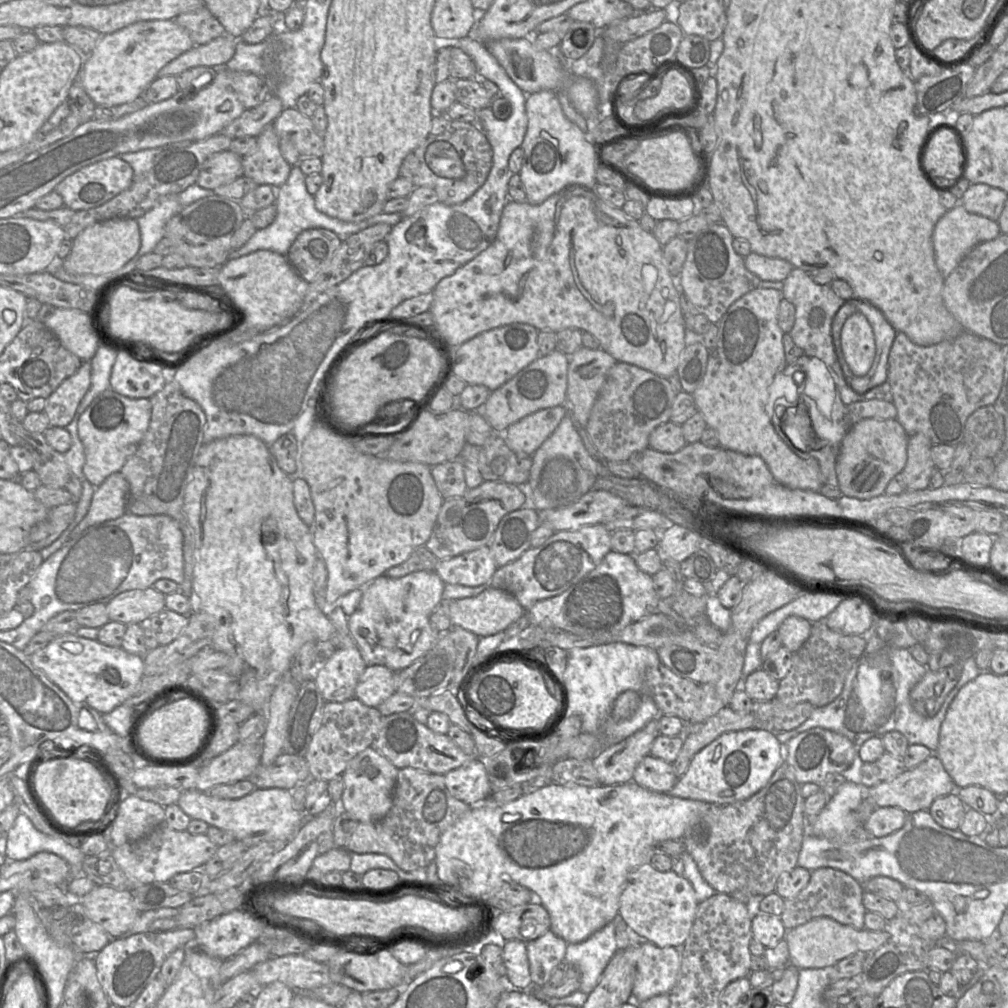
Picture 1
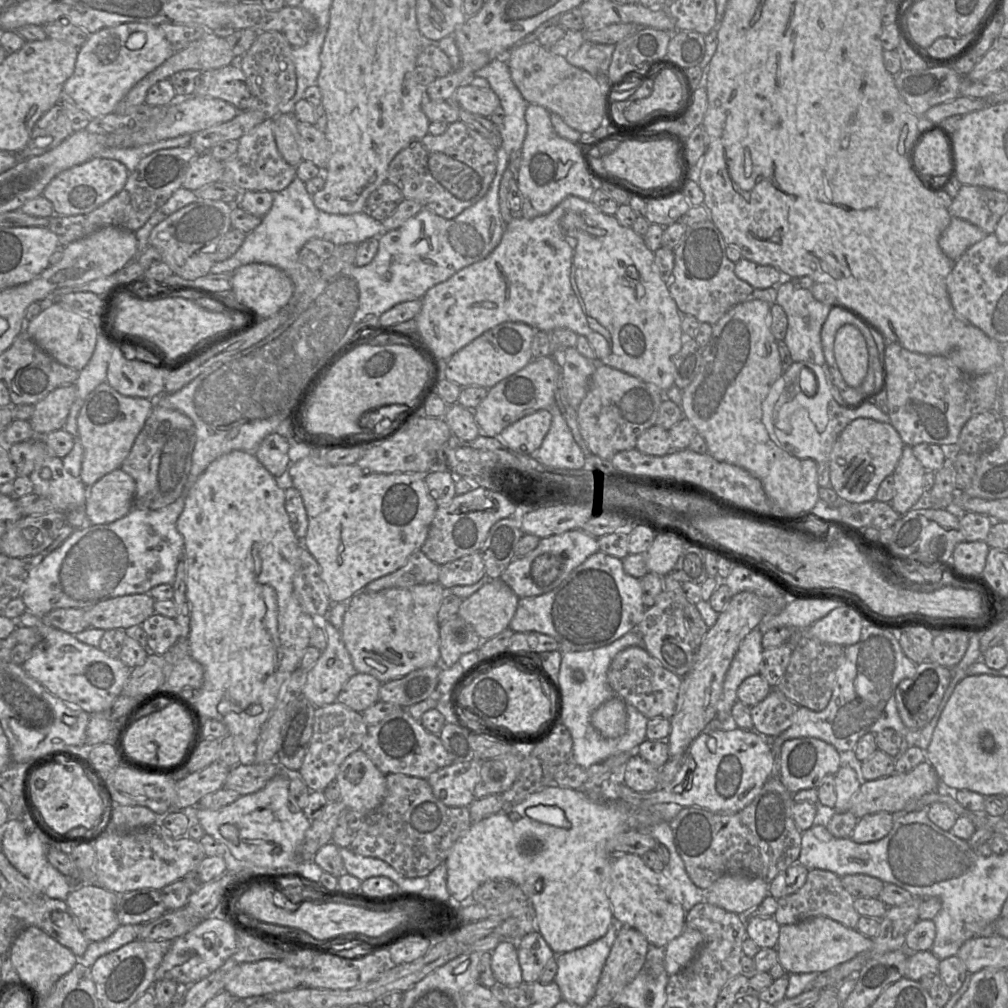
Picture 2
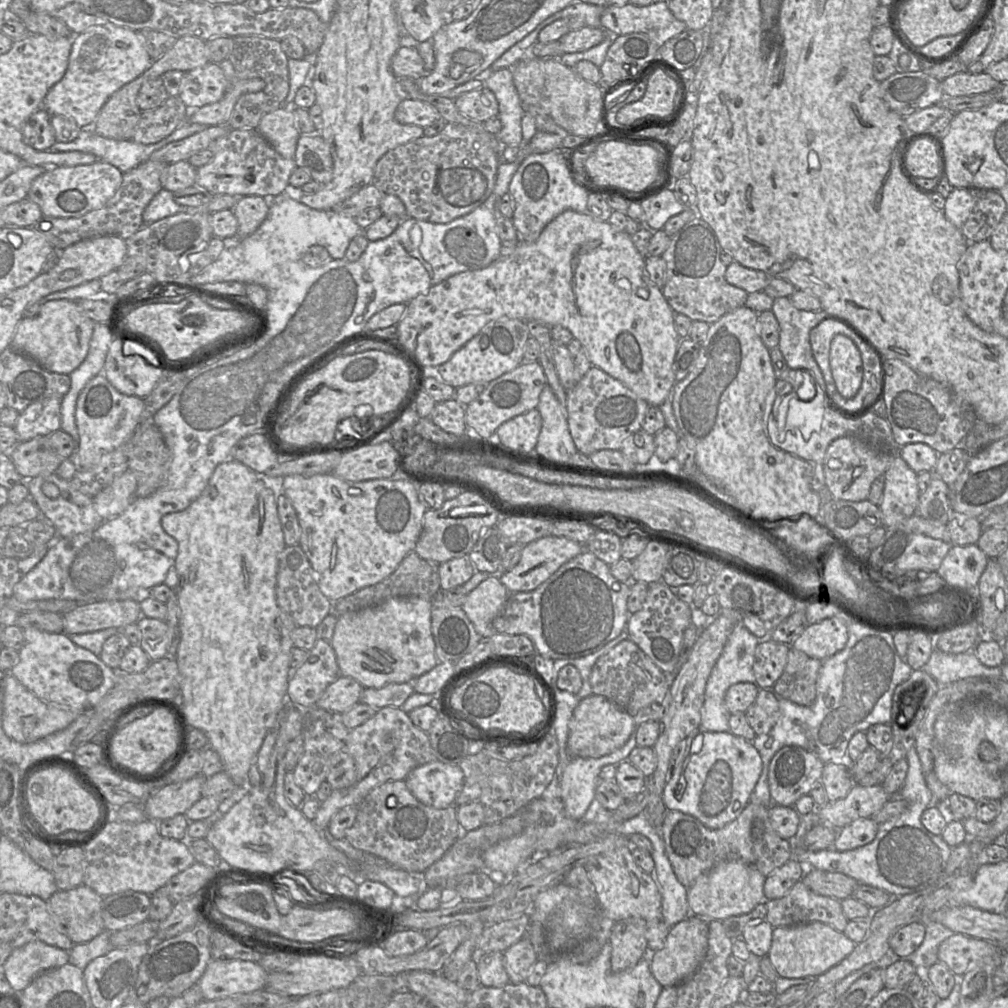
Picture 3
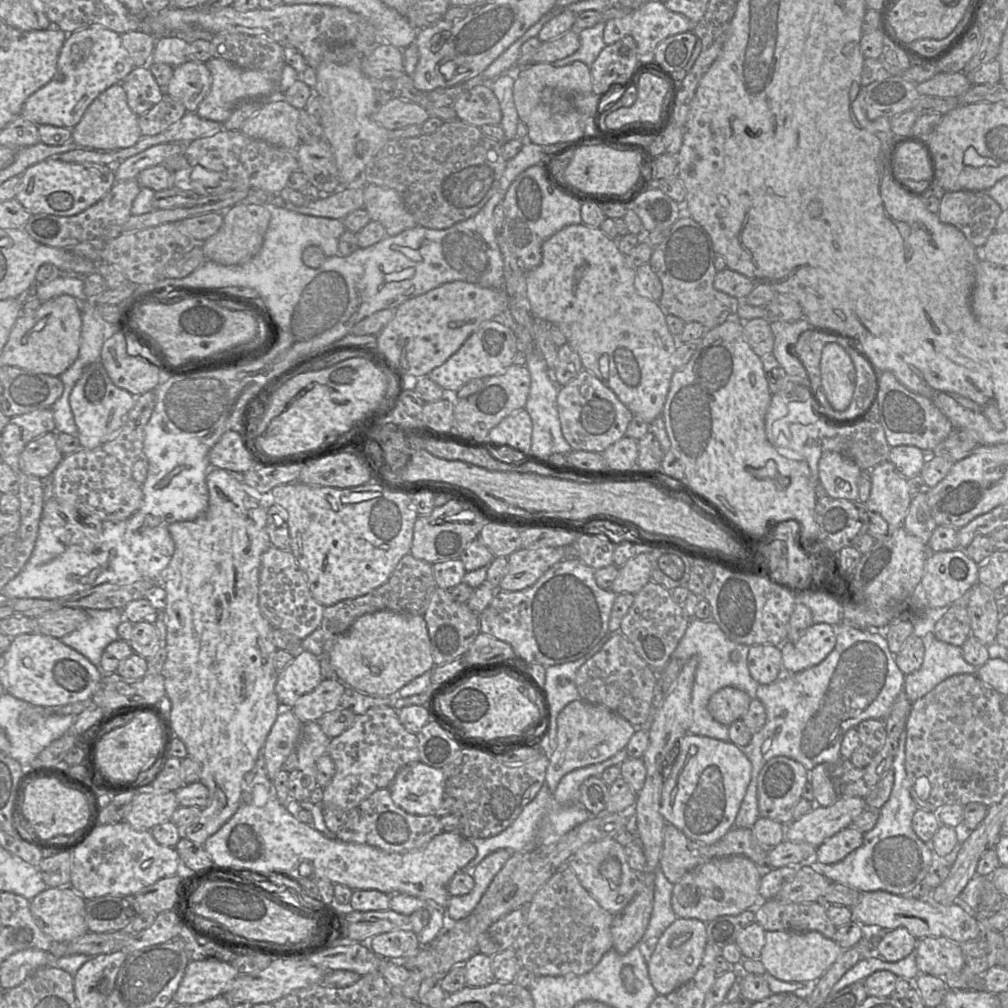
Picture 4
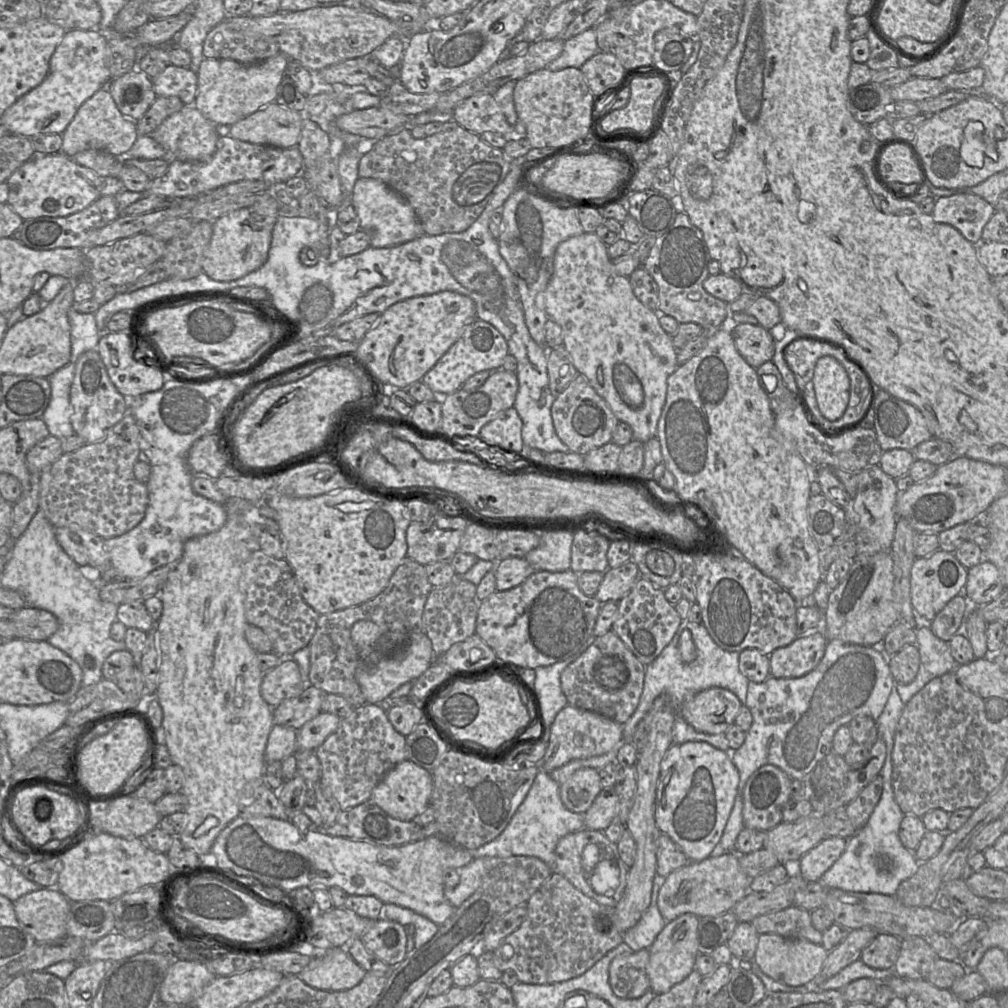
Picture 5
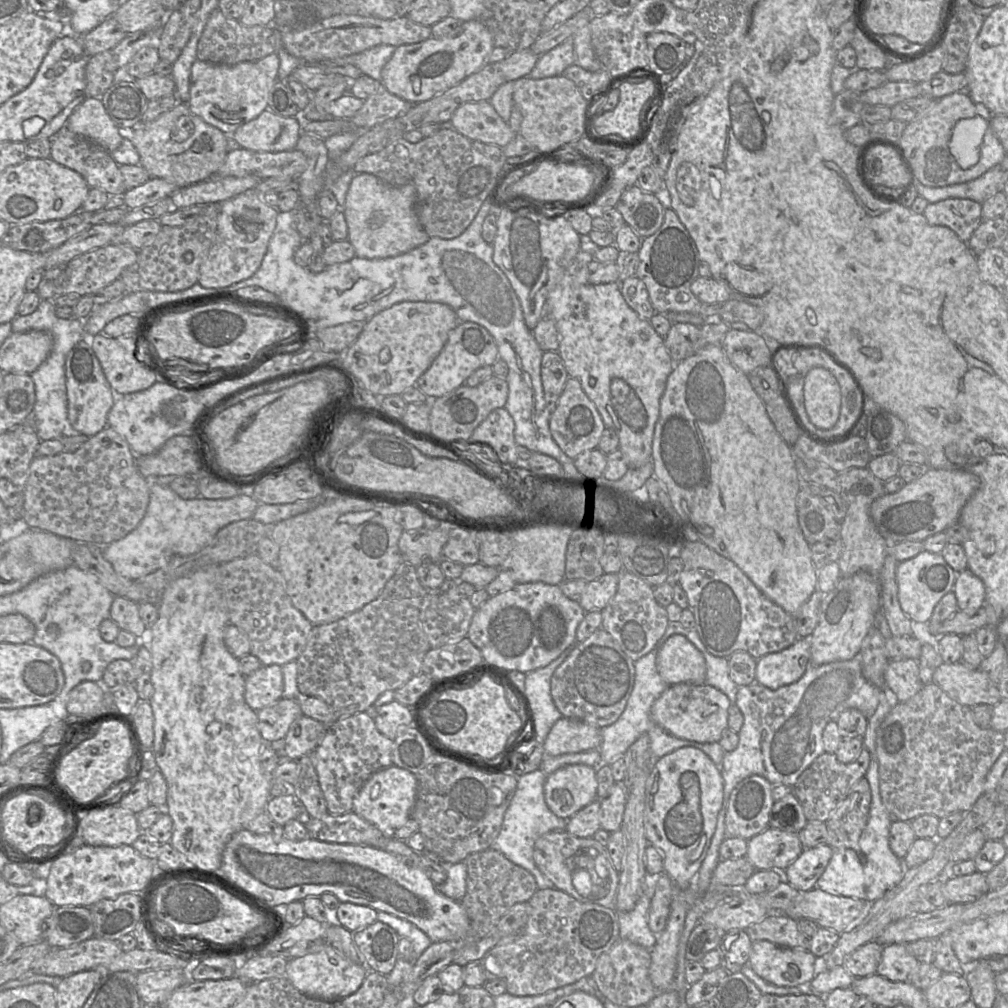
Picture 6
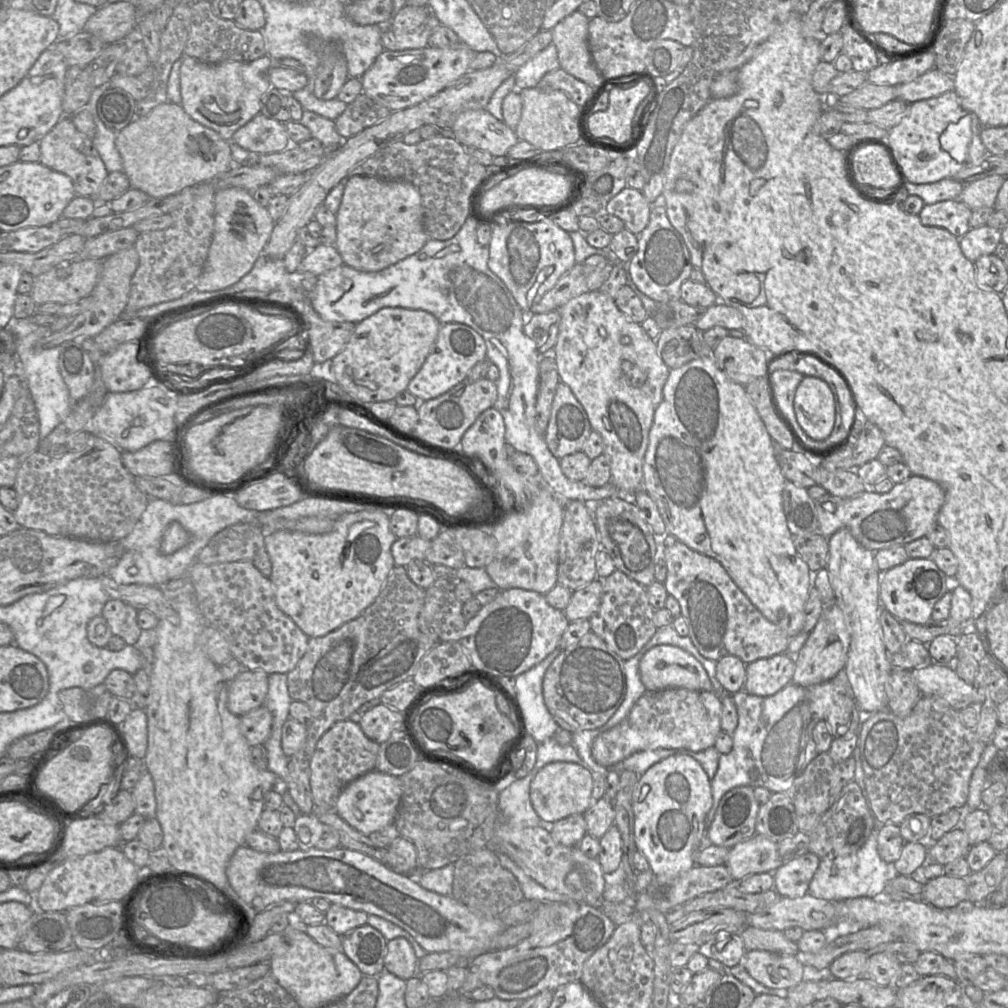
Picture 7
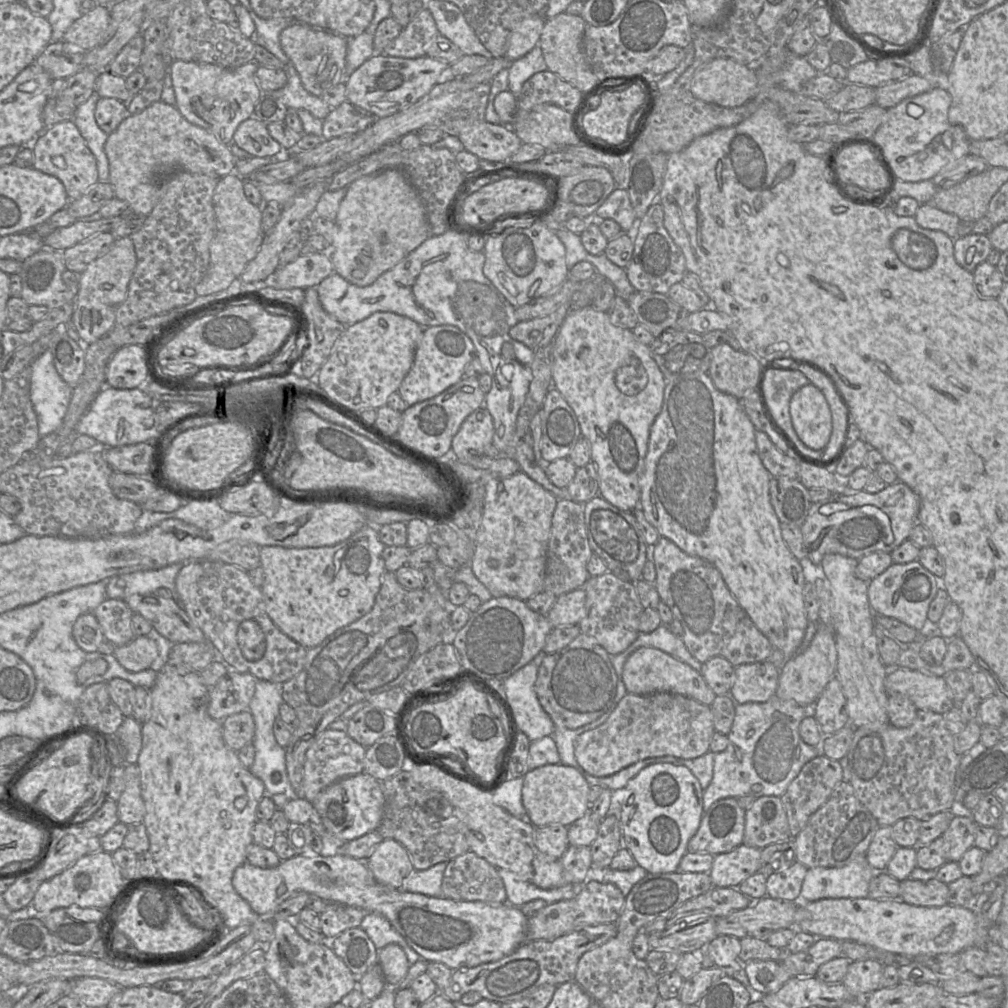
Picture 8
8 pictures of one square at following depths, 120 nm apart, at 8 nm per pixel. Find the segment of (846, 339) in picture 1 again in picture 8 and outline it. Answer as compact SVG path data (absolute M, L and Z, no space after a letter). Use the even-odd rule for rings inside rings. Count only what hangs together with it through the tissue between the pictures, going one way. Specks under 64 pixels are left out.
M812 383L798 389L790 401L793 427L808 447L824 448L832 434L832 414L823 392Z

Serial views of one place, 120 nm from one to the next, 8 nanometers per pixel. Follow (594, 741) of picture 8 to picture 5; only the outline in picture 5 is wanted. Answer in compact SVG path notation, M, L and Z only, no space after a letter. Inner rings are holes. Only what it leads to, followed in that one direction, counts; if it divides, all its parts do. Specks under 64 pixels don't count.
M712 687L685 701L677 714L690 726L706 734L725 734L735 724L742 703L728 689Z

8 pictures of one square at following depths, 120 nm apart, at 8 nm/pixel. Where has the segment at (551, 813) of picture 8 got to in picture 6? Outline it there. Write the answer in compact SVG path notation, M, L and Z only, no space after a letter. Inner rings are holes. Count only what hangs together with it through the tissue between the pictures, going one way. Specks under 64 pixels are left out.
M584 764L566 765L547 775L544 797L558 817L569 819L597 798L597 768Z

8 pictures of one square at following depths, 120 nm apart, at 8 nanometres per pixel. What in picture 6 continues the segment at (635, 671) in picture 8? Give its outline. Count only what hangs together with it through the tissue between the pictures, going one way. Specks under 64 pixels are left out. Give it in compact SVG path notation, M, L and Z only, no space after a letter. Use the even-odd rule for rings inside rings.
M684 635L666 640L657 653L657 671L668 685L702 684L706 663L701 652Z

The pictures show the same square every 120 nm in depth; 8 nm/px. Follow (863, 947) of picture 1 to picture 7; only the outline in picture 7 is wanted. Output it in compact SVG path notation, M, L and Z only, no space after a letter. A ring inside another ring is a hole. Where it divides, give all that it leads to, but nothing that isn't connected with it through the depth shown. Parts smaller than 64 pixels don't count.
M752 950L743 964L756 981L769 988L788 990L804 979L805 966L795 955Z

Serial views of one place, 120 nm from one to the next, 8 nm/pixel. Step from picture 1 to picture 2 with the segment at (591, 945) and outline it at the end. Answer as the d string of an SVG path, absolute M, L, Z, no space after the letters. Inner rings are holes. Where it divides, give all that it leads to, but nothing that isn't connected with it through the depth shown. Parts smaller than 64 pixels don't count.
M613 921L607 933L600 939L584 947L556 955L558 970L554 981L560 988L562 1000L583 1007L593 998L618 930L619 923Z

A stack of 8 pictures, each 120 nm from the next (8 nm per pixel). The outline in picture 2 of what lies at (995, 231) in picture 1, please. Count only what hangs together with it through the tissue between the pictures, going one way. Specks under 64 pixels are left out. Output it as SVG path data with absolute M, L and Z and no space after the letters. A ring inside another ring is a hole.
M952 216L950 224L940 235L938 244L950 260L956 261L968 248L986 236L979 227Z

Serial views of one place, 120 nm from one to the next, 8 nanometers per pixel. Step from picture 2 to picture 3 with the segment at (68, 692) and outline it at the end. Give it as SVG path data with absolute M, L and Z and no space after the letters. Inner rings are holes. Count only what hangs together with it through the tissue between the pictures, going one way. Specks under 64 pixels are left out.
M28 627L23 628L23 635L19 662L9 673L38 698L71 708L87 709L93 708L114 687L115 670L91 651L74 644L67 634Z

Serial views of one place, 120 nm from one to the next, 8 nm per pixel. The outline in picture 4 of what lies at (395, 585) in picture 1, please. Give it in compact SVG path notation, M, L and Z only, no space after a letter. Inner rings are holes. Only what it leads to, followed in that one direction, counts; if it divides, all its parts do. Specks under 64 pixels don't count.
M381 610L357 618L334 642L330 653L337 679L347 687L377 697L397 696L398 691L435 666L428 628L423 615Z

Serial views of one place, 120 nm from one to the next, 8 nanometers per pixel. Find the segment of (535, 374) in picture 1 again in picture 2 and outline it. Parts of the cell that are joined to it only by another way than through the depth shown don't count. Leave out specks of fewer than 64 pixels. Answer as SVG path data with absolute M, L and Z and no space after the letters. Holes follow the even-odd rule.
M553 356L533 358L524 368L503 379L488 390L484 400L473 410L481 433L496 437L503 429L526 415L546 409L555 403L560 377L560 359Z

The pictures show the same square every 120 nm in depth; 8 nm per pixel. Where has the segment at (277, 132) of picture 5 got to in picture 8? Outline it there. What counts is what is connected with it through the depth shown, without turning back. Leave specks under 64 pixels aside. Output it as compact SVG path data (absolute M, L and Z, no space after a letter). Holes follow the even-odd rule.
M247 119L236 129L233 143L251 156L272 156L281 150L281 145L271 137L267 124L259 119Z

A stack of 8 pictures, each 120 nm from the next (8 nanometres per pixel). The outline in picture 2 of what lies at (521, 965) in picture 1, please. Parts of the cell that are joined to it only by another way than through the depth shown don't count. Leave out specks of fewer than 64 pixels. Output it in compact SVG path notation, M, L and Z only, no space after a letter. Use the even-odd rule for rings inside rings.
M502 940L491 954L491 969L498 984L517 986L523 982L517 941Z

